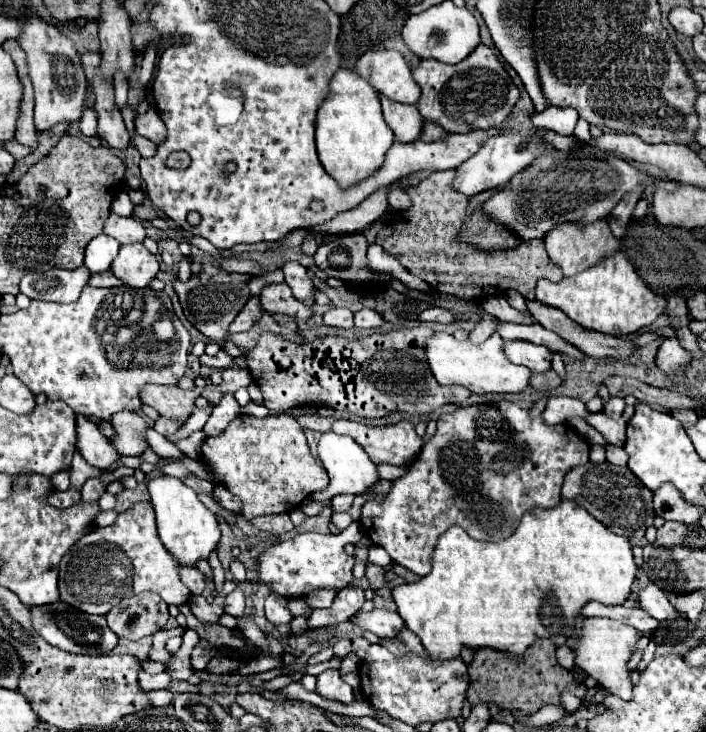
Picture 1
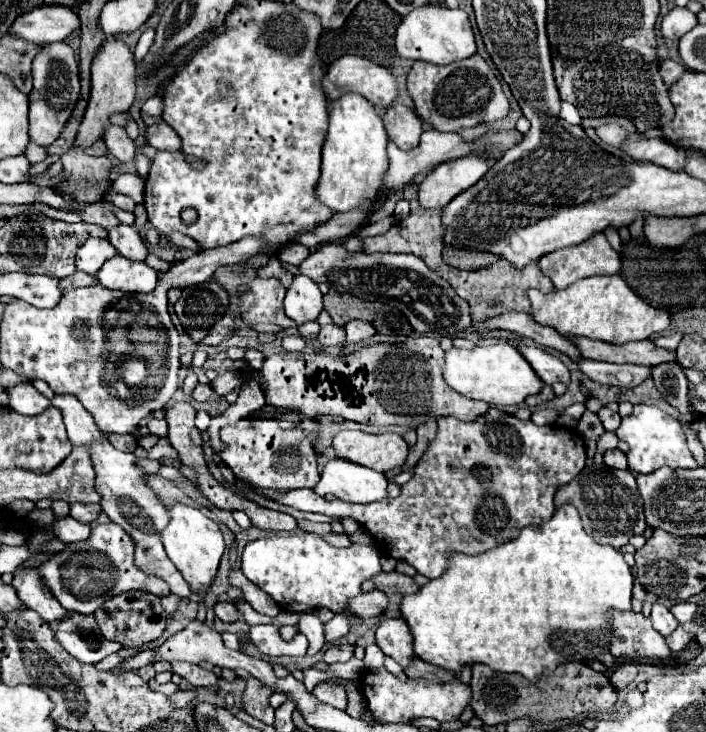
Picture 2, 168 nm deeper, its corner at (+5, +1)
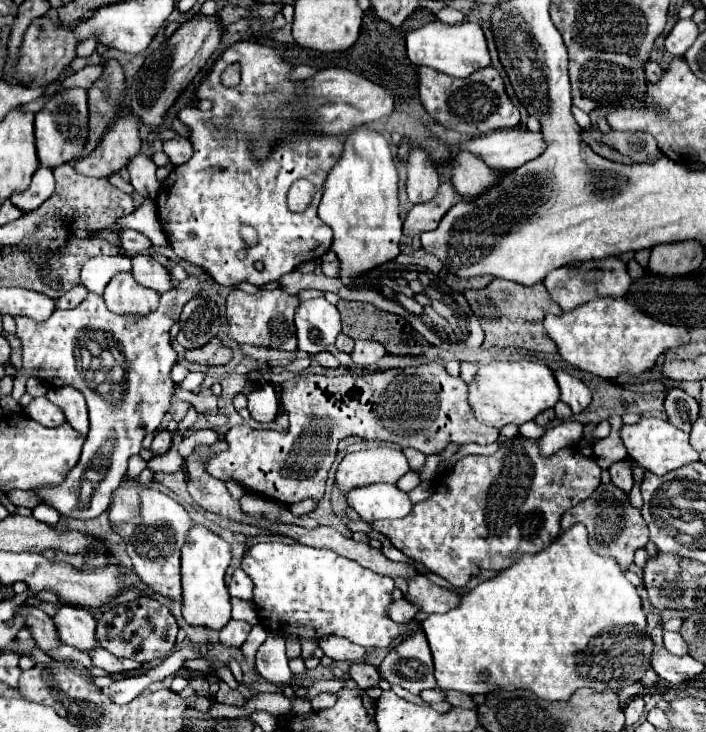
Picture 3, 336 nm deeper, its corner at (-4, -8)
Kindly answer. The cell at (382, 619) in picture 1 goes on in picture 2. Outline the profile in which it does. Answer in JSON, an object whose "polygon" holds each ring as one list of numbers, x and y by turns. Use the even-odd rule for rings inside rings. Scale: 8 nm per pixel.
{"polygon":[[389,618,377,628,377,646,401,668,411,666,411,660,415,658,411,632,403,618]]}

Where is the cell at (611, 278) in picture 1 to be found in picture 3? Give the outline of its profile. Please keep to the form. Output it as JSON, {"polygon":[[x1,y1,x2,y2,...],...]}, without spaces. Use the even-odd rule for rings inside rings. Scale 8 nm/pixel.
{"polygon":[[596,297,572,311,562,311,560,315,546,313,544,327,564,361,604,379,620,373,644,373,656,363,660,353,690,341,686,327,660,323,636,309,624,297]]}

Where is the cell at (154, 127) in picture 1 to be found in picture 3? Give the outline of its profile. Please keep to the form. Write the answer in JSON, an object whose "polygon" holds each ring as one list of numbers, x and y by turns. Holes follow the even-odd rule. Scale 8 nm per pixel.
{"polygon":[[184,136,164,141,164,153,170,157,172,165,182,165,188,157,192,157,192,145]]}

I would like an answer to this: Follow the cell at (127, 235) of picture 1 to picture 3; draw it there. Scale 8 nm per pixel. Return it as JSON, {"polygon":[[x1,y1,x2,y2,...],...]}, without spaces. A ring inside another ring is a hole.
{"polygon":[[134,255,132,257,132,275,140,285,150,287,158,293,172,289,168,271,150,255]]}

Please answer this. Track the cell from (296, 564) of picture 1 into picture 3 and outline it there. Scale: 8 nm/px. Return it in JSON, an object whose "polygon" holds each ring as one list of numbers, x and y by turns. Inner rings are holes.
{"polygon":[[256,543,250,547,248,555,242,559,242,569,254,583,254,605,260,623,276,635,298,637,298,639,322,639,328,635,340,635,362,647,388,647,400,635,406,637,420,625,396,625,388,619,386,607,390,605,390,593,394,591,394,581,388,575,374,573,352,559,340,557,334,551,306,547,302,543]]}

